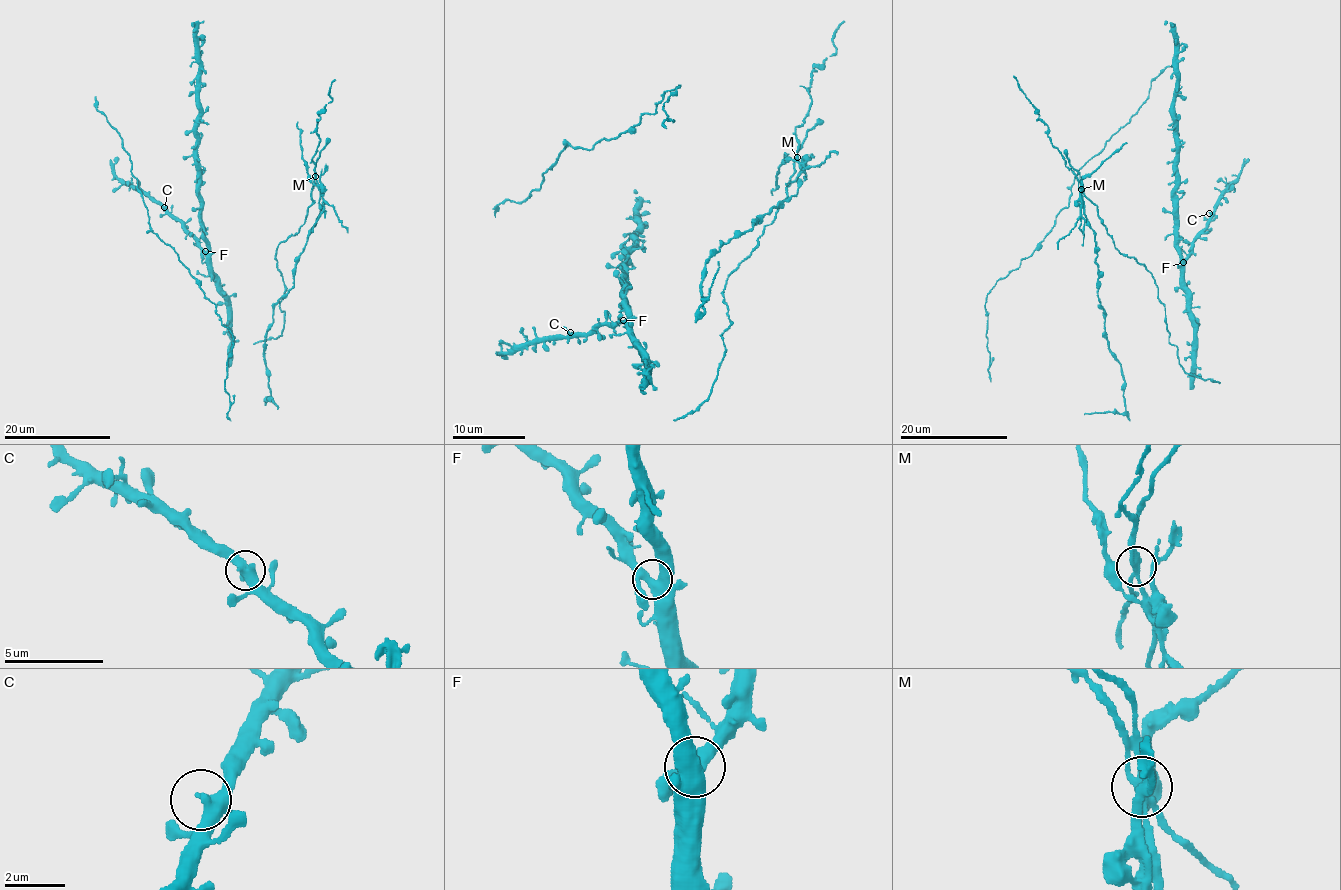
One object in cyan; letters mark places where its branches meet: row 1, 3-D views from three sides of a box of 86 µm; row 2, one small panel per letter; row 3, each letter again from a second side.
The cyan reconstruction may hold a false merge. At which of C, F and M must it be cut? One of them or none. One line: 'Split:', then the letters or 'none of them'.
Split: M

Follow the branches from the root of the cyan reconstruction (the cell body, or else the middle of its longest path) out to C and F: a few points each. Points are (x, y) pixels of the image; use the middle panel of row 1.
C: (644, 376), (645, 357), (631, 330), (632, 326), (618, 321), (613, 324), (603, 323), (588, 332), (570, 332)
F: (644, 376), (645, 357), (631, 330), (632, 326), (623, 320)

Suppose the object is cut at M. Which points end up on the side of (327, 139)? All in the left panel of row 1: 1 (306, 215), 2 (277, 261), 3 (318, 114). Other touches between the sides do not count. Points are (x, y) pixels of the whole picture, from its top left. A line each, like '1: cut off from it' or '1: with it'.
1: cut off from it
2: cut off from it
3: cut off from it

